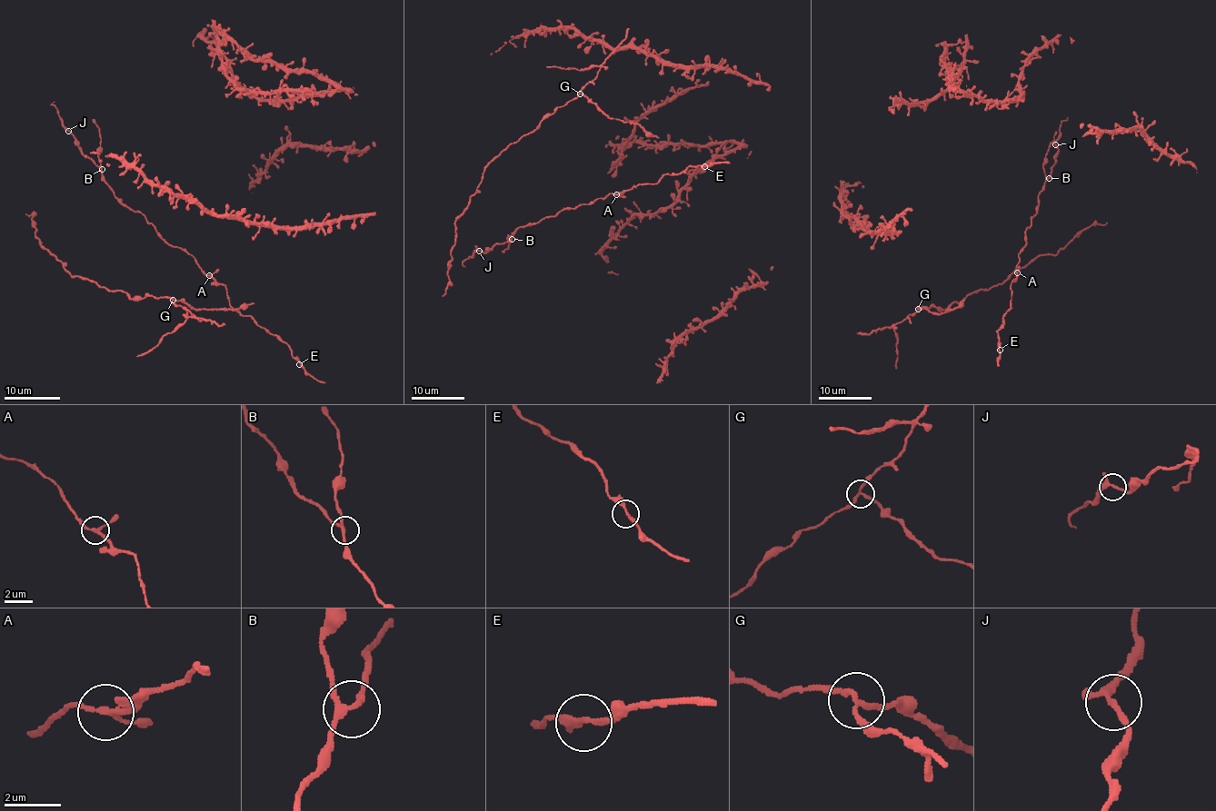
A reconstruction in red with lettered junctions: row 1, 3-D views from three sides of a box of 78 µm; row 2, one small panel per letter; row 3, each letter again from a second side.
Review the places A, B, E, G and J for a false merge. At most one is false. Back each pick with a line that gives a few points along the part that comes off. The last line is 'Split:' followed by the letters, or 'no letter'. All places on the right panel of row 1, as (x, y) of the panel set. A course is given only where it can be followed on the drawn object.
G: course (918, 309), (943, 312), (963, 300)
Split: G

